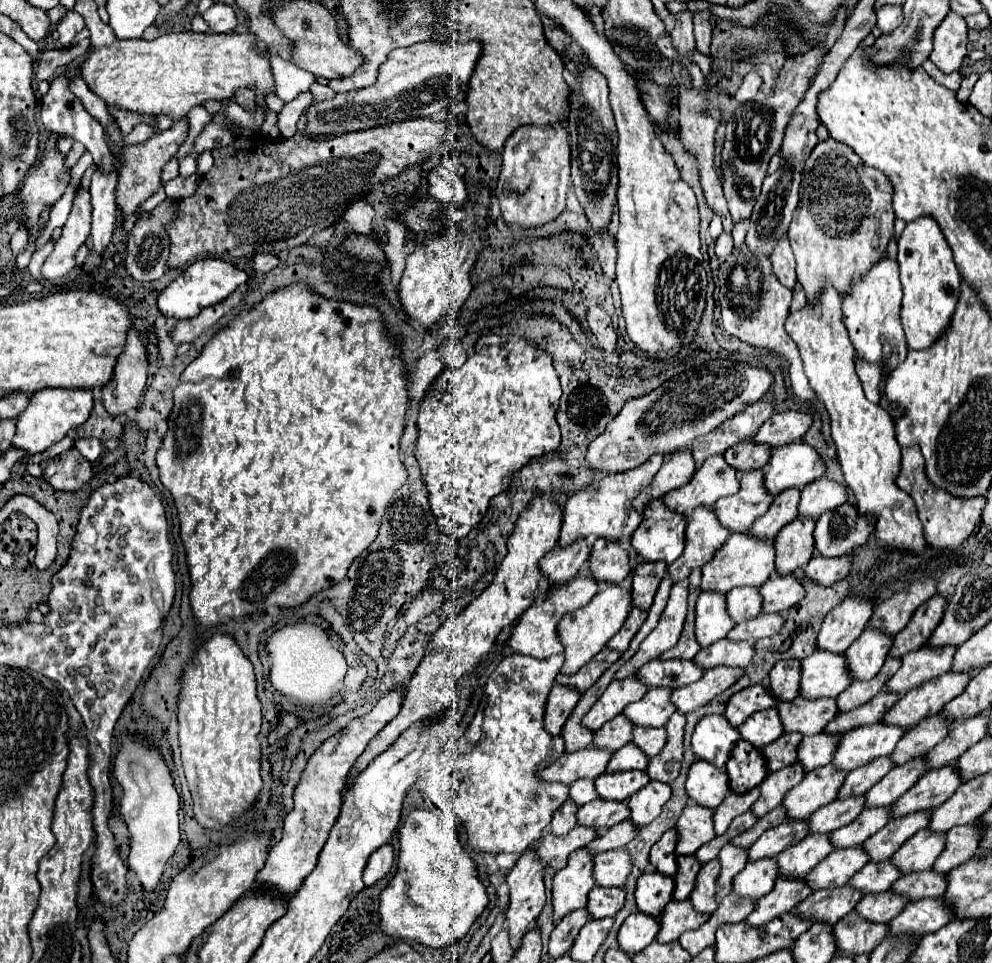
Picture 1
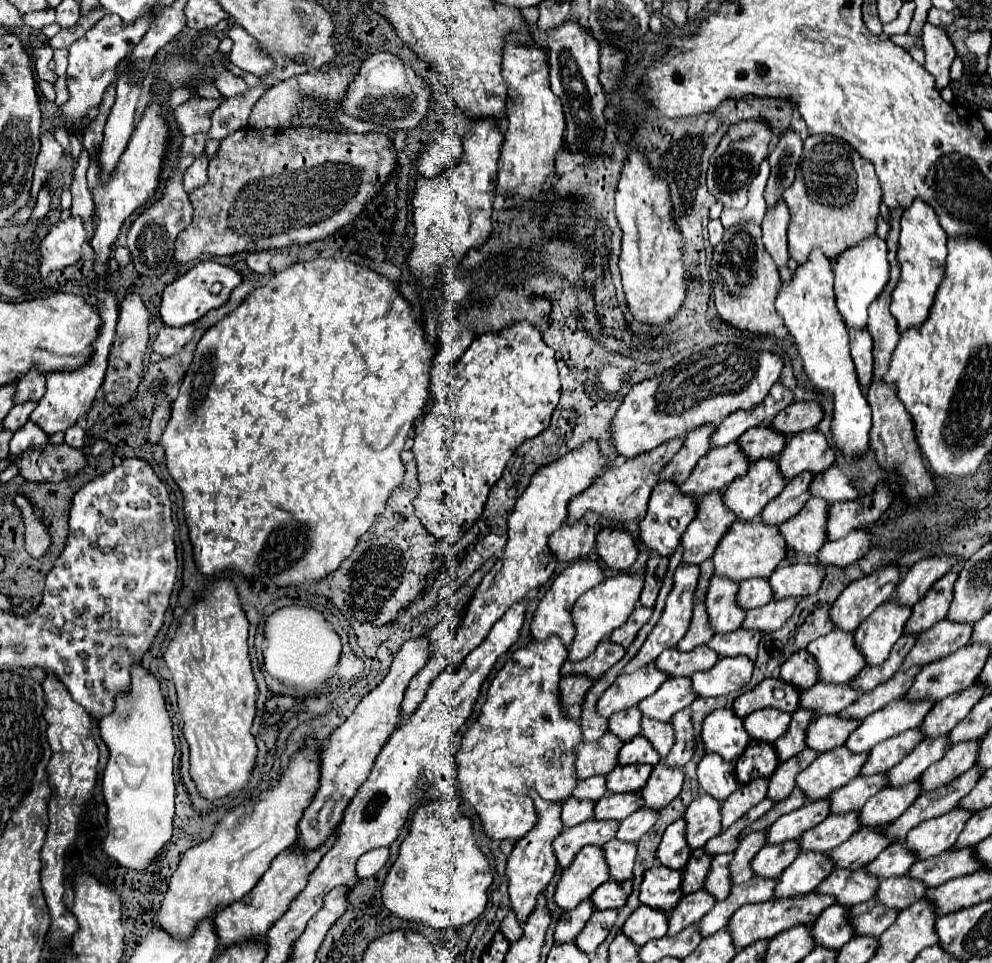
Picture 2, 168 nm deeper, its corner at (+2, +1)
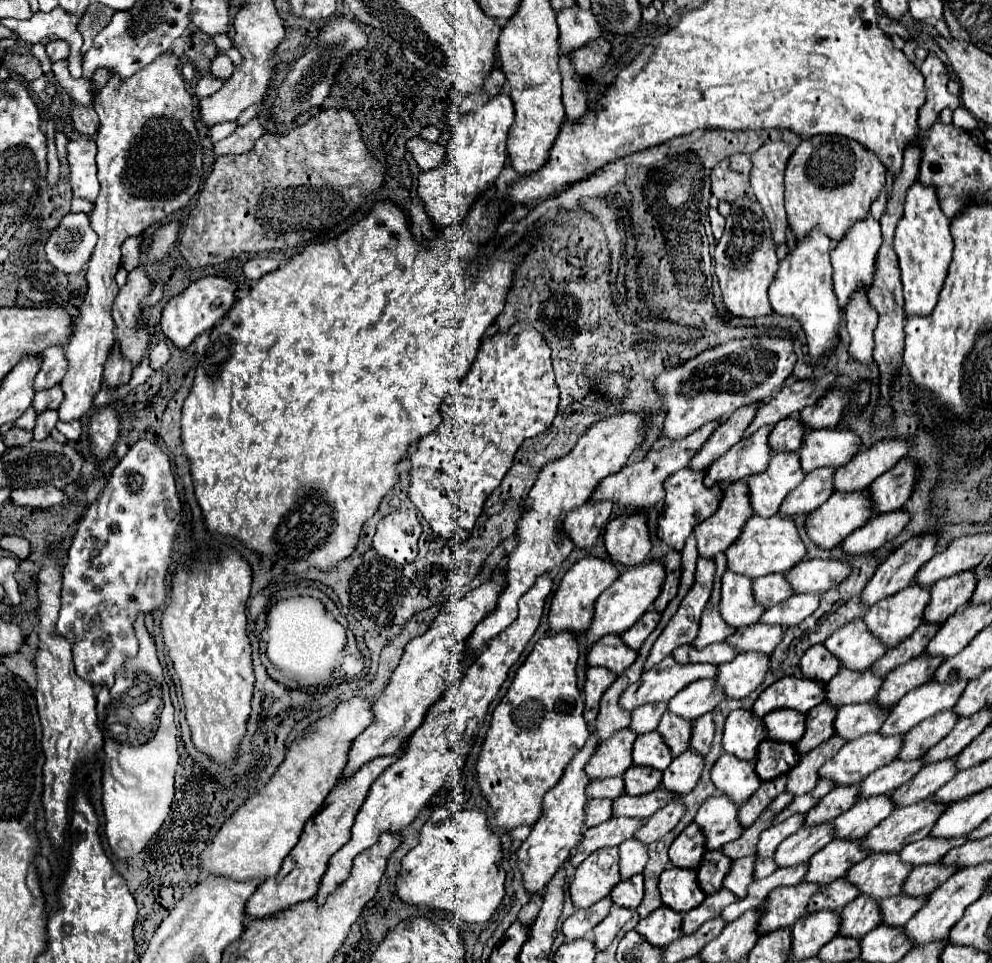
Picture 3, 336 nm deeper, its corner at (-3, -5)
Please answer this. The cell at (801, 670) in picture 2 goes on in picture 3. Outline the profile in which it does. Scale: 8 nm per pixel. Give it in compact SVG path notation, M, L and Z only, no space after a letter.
M815 644L803 654L799 668L803 678L813 678L827 684L839 672L839 662L835 662L833 654L827 654L827 648L823 644Z

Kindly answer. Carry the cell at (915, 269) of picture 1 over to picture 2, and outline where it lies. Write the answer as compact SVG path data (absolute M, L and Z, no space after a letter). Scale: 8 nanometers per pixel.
M916 198L902 214L900 220L900 248L898 248L898 262L902 266L900 280L896 288L892 290L892 302L890 312L898 320L900 330L916 328L920 326L928 314L930 306L934 302L936 290L944 278L944 264L946 264L946 232L942 230L938 216L930 204Z

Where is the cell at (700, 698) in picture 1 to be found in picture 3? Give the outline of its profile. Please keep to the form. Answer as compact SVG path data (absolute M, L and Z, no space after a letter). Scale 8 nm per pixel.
M737 654L735 660L717 666L715 686L723 690L725 698L745 698L763 682L767 666L767 654Z

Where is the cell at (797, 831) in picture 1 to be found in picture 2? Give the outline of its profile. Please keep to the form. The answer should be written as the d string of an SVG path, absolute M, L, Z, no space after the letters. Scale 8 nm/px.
M814 800L806 802L802 808L784 814L776 820L774 826L768 828L768 844L782 844L786 840L794 840L802 836L806 830L820 824L830 814L830 800Z

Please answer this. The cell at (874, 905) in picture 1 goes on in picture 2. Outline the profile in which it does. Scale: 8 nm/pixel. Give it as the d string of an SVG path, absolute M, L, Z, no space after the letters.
M892 876L882 880L876 900L880 904L884 904L886 908L894 908L894 910L904 910L910 904L918 902L924 894L926 894L926 884L918 882L918 880L910 880L910 876Z

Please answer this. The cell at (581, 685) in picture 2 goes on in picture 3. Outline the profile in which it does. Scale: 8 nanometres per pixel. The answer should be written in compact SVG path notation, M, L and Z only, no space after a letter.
M589 668L587 670L587 680L583 686L585 694L585 712L583 718L587 724L591 724L599 712L599 700L603 692L615 682L617 676L613 676L607 668Z

